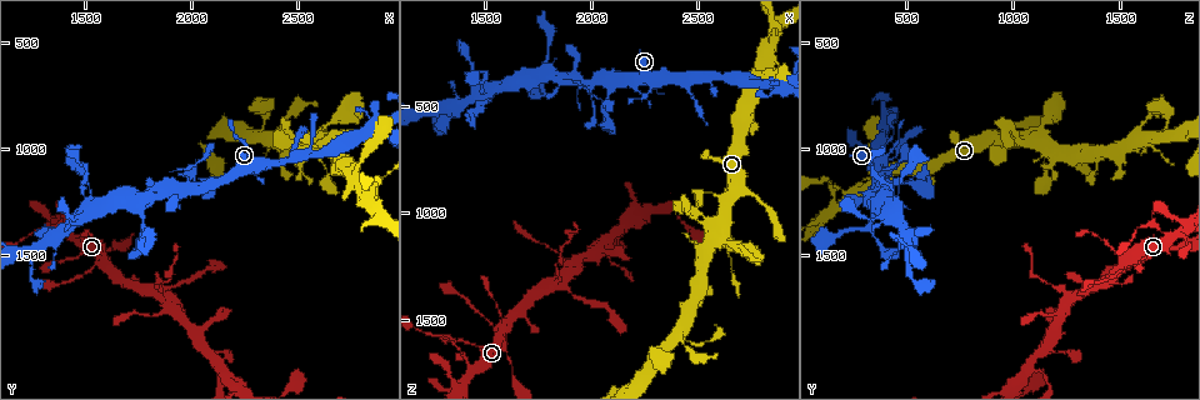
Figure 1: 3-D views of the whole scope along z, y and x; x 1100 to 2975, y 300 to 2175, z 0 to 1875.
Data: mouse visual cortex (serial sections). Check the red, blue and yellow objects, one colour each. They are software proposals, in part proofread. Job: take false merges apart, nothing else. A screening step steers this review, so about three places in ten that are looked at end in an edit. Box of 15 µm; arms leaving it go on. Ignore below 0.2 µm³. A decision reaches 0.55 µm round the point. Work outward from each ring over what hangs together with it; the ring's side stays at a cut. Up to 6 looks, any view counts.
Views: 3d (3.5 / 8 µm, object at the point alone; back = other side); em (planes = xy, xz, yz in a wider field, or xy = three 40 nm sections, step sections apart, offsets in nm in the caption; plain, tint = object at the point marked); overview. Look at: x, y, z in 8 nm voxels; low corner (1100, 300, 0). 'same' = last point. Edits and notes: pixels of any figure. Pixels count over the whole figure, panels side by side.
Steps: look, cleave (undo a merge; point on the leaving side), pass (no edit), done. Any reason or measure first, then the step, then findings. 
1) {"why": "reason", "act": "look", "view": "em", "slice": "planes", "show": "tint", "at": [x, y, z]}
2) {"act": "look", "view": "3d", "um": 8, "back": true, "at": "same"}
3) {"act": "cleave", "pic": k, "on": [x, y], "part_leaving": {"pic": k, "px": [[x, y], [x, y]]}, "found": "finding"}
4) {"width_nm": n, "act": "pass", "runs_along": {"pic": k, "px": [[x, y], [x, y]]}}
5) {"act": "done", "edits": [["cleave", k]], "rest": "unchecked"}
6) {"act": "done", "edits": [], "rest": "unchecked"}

{"why": "four-way junction", "act": "look", "view": "em", "slice": "xy", "step": 5, "show": "tint", "at": [2590, 930, 1130]}

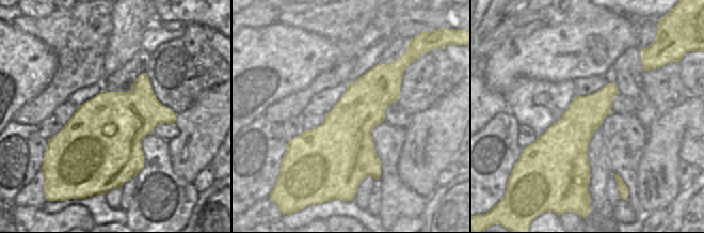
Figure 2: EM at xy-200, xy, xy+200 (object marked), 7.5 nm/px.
{"act": "look", "view": "3d", "um": 3.5, "at": "same"}

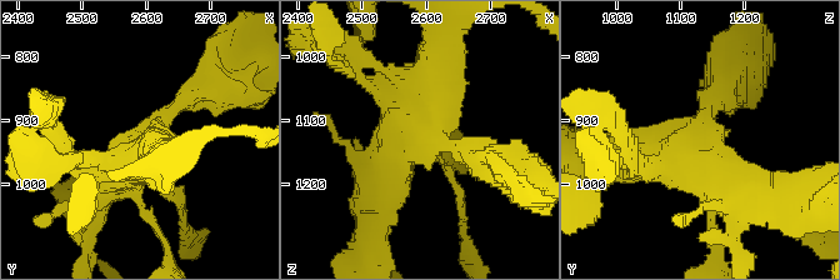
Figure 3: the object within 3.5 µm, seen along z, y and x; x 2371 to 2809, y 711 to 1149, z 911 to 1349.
{"act": "pass", "runs_along": {"pic": 3, "px": [[439, 45], [428, 93], [378, 186]]}, "found": "one cell here"}

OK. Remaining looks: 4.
{"why": "four or more arms meet", "act": "look", "view": "3d", "um": 3.5, "at": [2820, 1230, 240]}

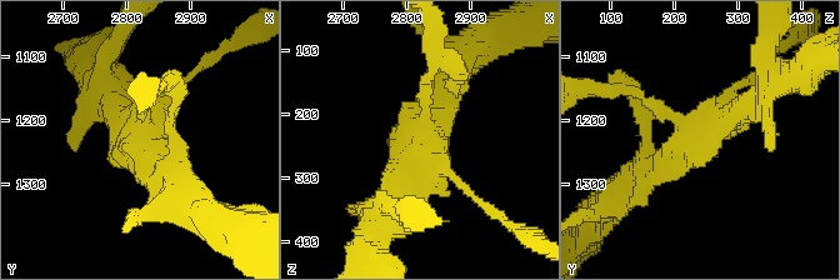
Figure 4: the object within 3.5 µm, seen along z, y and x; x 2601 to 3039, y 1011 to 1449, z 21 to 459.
{"act": "look", "view": "em", "slice": "xy", "step": 1, "show": "tint", "at": [2815, 1225, 230]}

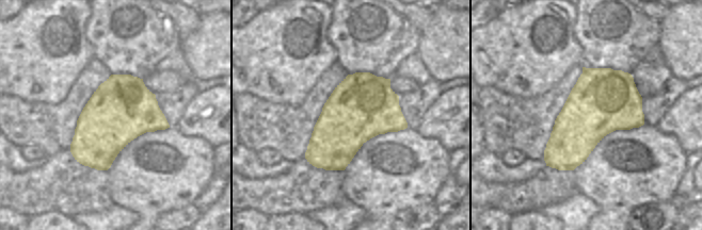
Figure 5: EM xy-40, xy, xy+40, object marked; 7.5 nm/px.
{"act": "pass", "runs_along": {"pic": 4, "px": [[755, 99], [640, 180]]}, "found": "continuous, no second cell"}

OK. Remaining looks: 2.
{"why": "sharp bend", "act": "look", "view": "3d", "um": 3.5, "back": true, "at": [1750, 1270, 340]}

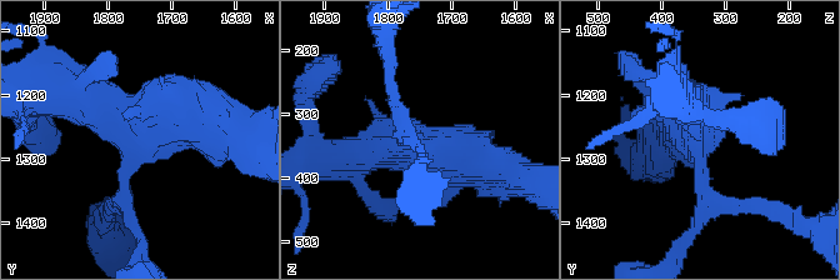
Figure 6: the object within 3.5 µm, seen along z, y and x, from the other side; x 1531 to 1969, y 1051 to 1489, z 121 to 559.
{"why": "need the tissue", "act": "look", "view": "em", "slice": "planes", "show": "tint", "at": [1765, 1270, 345]}

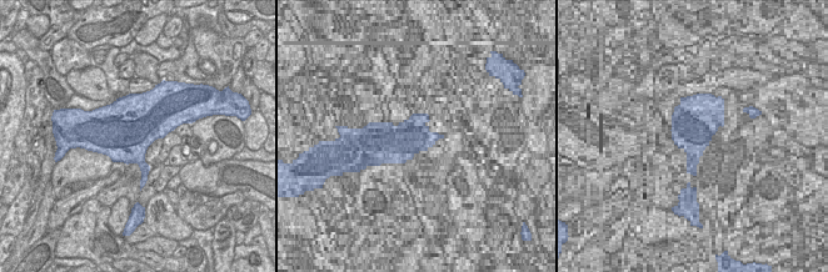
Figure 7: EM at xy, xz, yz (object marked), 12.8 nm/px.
{"act": "pass", "runs_along": {"pic": 6, "px": [[63, 93], [146, 124], [215, 128]]}, "found": "all the same cell"}

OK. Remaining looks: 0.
{"act": "done", "edits": [], "rest": "unchecked"}

